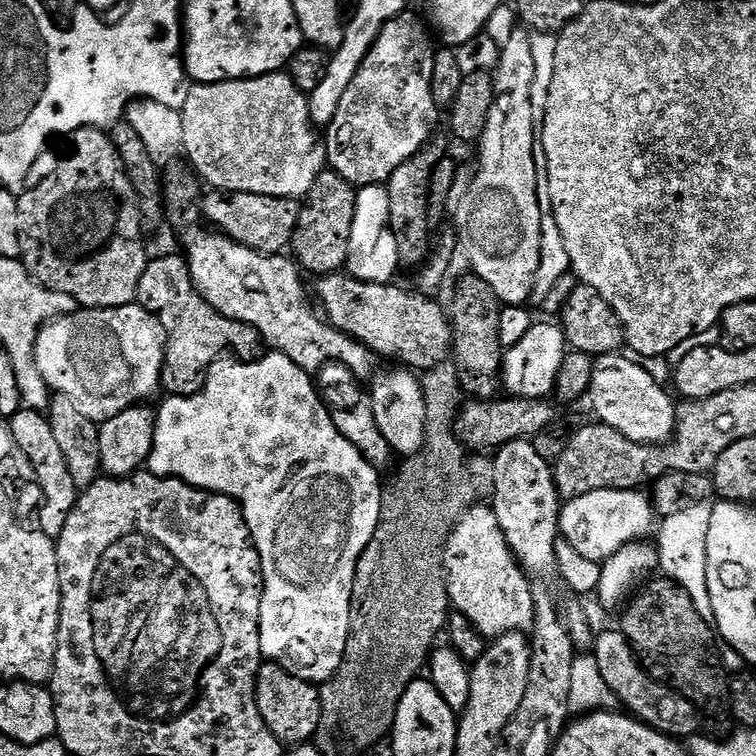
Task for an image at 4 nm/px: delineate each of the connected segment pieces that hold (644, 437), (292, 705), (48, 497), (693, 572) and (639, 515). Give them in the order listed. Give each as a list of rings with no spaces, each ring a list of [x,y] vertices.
[[[622,354],[602,356],[596,360],[590,401],[599,423],[626,434],[634,442],[662,444],[672,439],[676,430],[677,405],[667,396],[665,385],[651,377],[641,364]]]
[[[261,663],[260,672],[256,676],[256,705],[268,729],[285,746],[309,743],[313,739],[311,736],[320,728],[320,688],[313,681],[290,674],[280,664]]]
[[[21,407],[19,412],[11,416],[10,427],[14,442],[20,447],[22,454],[26,454],[30,472],[36,475],[36,480],[40,483],[40,492],[44,495],[44,505],[40,508],[39,531],[45,532],[51,540],[57,541],[66,526],[66,518],[70,518],[74,510],[78,495],[74,478],[70,478],[70,470],[62,454],[62,446],[58,446],[54,438],[54,430],[44,412],[35,412],[32,408]]]
[[[708,502],[695,504],[686,510],[678,510],[678,514],[665,516],[659,521],[658,568],[667,579],[682,585],[686,594],[694,598],[698,614],[702,614],[702,618],[706,618],[708,624],[715,625],[714,606],[710,606],[710,590],[706,582],[706,538],[710,538],[712,509],[713,505]]]
[[[594,490],[590,494],[582,494],[582,498],[567,501],[560,509],[561,537],[567,539],[584,558],[597,562],[609,560],[628,544],[643,541],[651,528],[653,531],[652,502],[640,490]]]

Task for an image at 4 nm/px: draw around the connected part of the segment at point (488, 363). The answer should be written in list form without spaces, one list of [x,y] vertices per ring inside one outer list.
[[[469,274],[461,278],[450,303],[452,326],[451,363],[456,366],[460,387],[472,400],[495,400],[502,392],[505,349],[500,341],[498,322],[501,303],[490,282]]]

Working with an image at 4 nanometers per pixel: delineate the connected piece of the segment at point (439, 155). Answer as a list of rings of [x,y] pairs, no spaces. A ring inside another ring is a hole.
[[[439,138],[425,144],[424,149],[414,158],[402,162],[398,170],[389,178],[386,185],[390,194],[390,226],[394,230],[394,238],[398,238],[398,258],[401,265],[420,264],[428,256],[428,247],[432,244],[432,232],[428,219],[428,195],[430,182],[434,174],[434,166],[449,155],[448,144]]]

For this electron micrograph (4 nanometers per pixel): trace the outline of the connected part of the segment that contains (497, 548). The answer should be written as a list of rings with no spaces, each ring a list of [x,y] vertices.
[[[487,503],[469,507],[460,517],[444,551],[444,573],[448,583],[448,598],[455,611],[466,614],[472,625],[486,638],[504,636],[507,632],[531,633],[536,622],[534,598],[536,592],[532,588],[533,581],[521,567],[506,542],[506,534],[498,524],[498,518]]]

